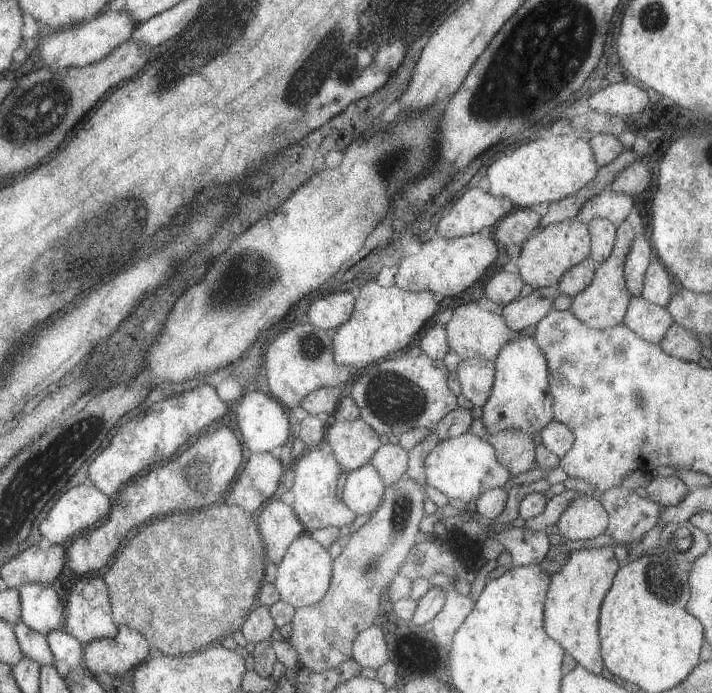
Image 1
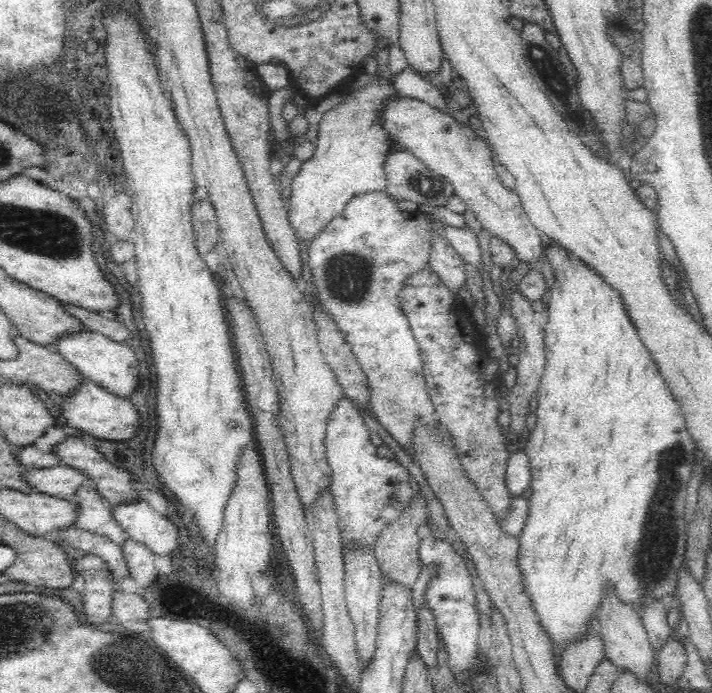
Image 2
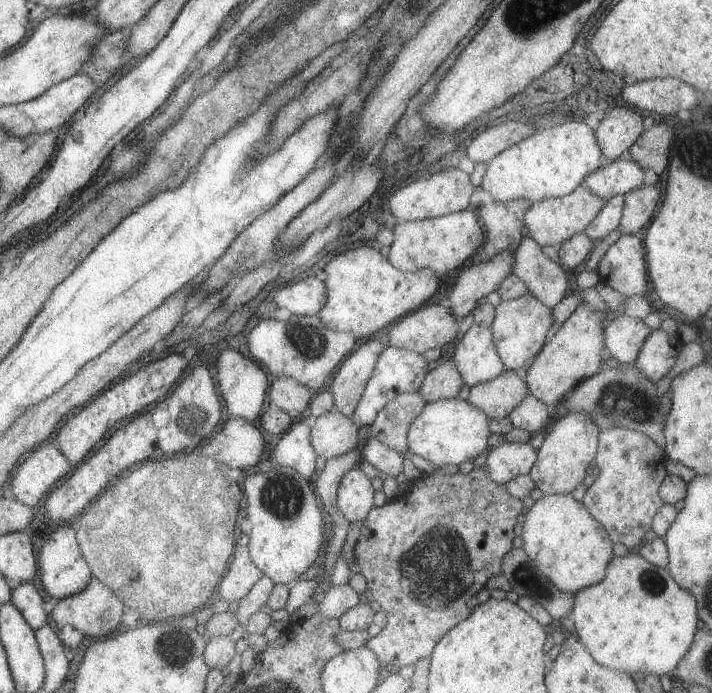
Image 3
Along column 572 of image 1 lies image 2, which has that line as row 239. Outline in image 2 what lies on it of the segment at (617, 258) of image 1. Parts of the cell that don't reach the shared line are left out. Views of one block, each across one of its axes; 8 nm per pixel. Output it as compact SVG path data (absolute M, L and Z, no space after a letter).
M376 73L370 85L348 92L341 104L321 116L315 151L311 159L301 162L299 172L292 179L290 197L286 200L287 215L299 241L304 240L307 245L312 242L332 218L340 216L346 203L354 195L385 190L387 180L383 164L388 153L396 150L397 146L381 127L381 112L387 100L392 97L402 96L394 89L394 82L389 82Z

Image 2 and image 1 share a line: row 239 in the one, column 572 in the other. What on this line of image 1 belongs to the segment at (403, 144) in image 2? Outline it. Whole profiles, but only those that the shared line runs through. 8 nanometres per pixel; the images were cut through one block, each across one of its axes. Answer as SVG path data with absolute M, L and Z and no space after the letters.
M598 495L576 496L562 512L559 534L568 540L588 540L600 536L610 526L610 518Z

